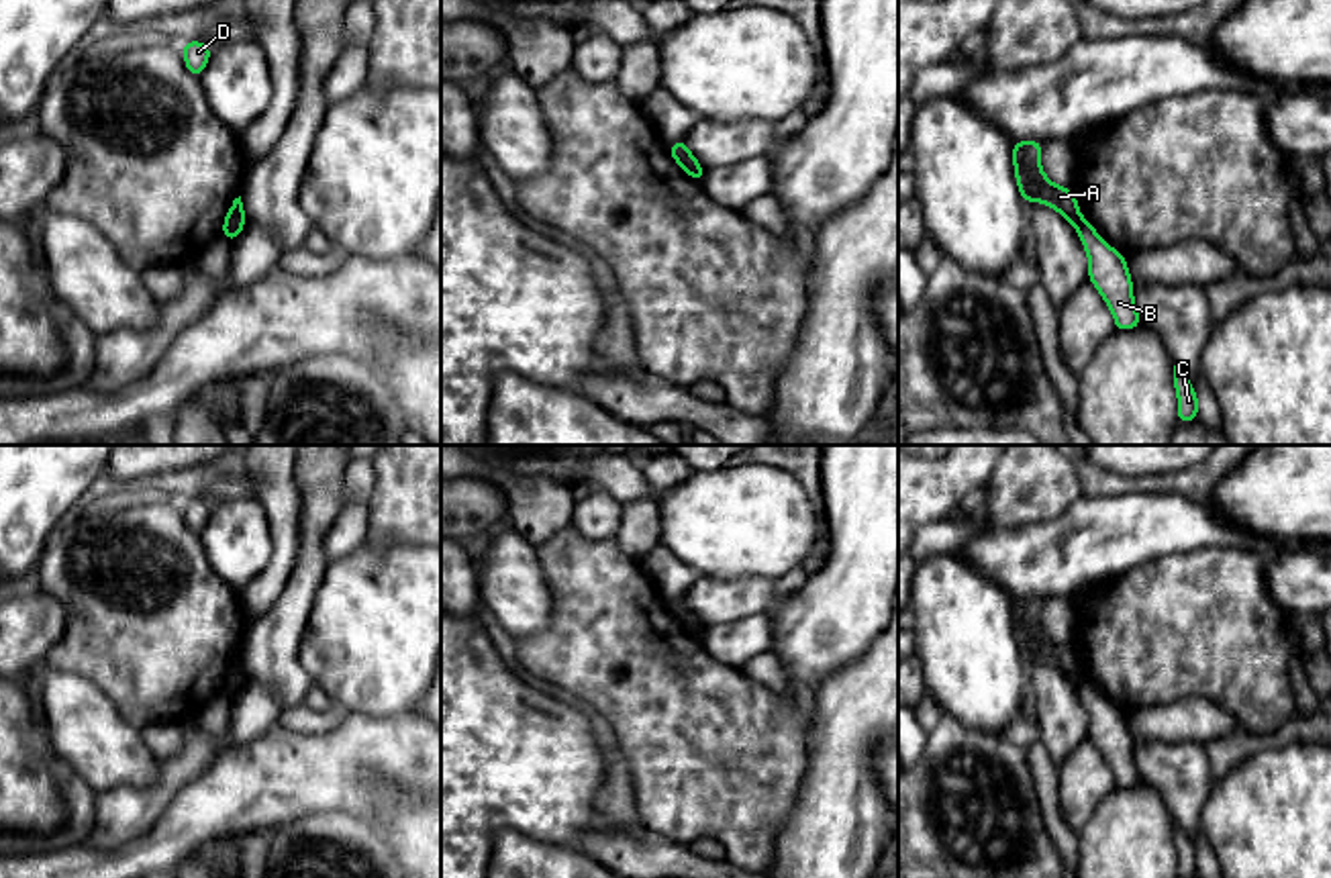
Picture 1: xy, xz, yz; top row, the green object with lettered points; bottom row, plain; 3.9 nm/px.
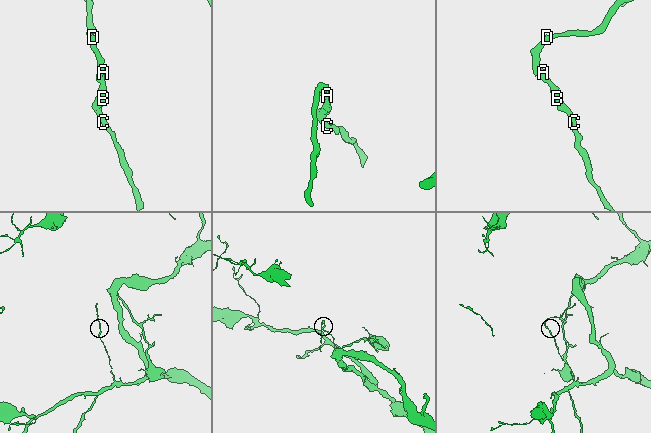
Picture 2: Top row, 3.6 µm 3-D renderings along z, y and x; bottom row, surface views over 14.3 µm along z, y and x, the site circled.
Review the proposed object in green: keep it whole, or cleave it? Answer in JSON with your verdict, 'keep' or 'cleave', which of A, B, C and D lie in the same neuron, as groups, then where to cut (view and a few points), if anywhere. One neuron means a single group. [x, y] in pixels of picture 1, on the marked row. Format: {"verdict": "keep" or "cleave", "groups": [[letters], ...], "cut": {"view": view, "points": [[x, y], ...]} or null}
{"verdict": "keep", "groups": [["A", "B", "C", "D"]], "cut": null}

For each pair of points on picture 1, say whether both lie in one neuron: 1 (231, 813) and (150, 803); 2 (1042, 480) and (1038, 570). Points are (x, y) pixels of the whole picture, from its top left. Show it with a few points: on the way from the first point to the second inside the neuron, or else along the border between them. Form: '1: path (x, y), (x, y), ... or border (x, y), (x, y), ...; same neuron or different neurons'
1: border (203, 772), (178, 793), (143, 834), (133, 838); different neurons
2: border (1080, 495), (1050, 519), (993, 529); different neurons

